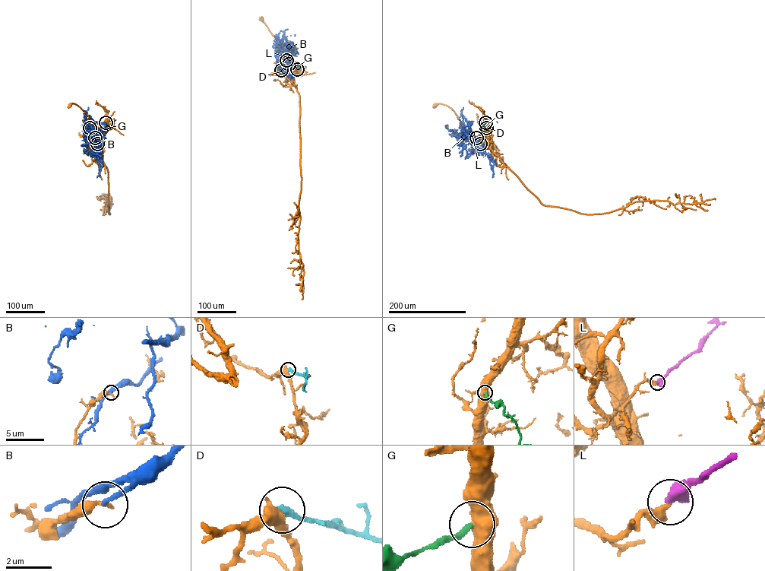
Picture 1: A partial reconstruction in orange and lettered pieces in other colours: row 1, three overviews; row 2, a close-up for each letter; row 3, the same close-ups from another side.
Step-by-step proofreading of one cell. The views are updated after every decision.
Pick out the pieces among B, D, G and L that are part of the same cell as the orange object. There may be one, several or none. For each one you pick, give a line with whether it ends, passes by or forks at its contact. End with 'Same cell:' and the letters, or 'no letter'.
L: It ends there
Same cell: L

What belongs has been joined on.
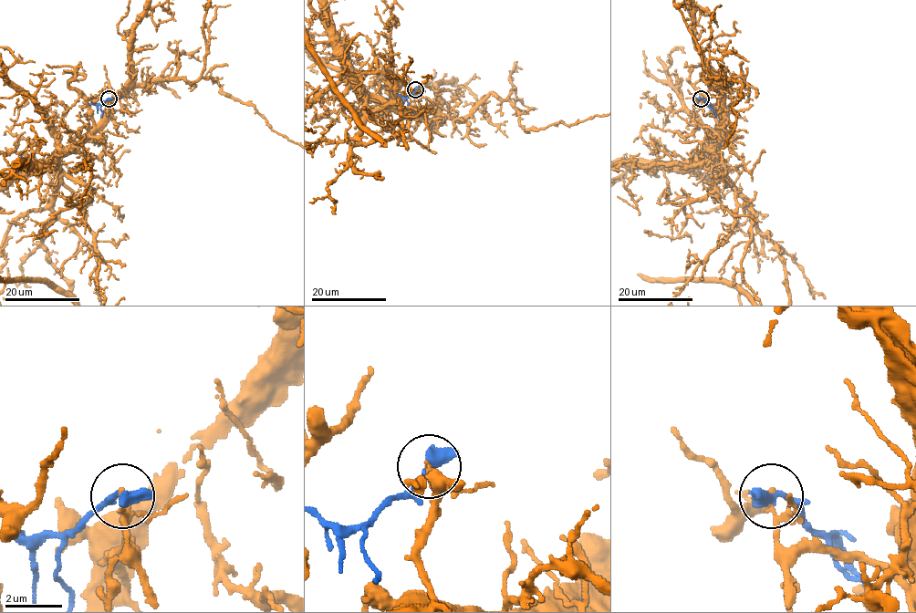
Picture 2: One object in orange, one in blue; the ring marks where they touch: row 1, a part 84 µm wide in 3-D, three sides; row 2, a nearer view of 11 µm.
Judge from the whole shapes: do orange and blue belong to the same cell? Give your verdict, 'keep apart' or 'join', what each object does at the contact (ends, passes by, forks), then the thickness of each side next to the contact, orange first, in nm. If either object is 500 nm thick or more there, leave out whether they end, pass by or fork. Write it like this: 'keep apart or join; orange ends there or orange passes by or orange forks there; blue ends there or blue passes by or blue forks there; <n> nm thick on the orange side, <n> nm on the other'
keep apart; 110 nm thick on the orange side, 500 nm on the other

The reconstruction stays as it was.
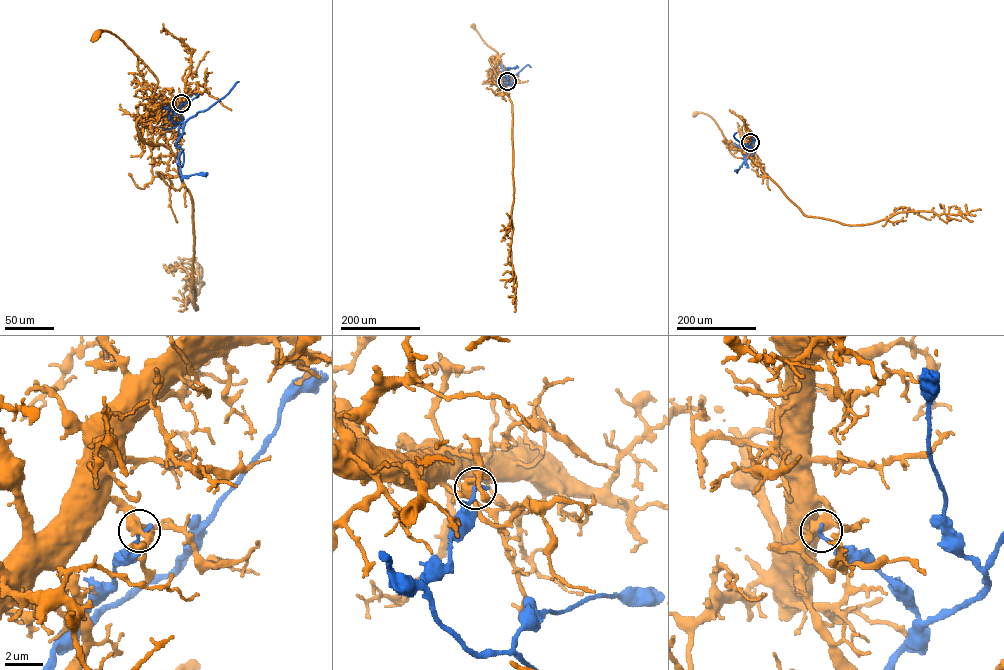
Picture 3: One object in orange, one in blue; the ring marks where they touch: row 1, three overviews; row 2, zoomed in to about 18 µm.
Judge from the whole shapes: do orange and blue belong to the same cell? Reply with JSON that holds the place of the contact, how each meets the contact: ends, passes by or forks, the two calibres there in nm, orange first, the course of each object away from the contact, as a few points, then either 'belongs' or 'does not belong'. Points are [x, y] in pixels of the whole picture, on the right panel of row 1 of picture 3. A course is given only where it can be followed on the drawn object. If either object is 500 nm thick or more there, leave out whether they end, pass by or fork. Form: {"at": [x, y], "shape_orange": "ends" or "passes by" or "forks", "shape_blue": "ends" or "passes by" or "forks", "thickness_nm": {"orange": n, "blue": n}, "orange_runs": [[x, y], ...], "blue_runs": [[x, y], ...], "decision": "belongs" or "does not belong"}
{"at": [750, 142], "shape_orange": "forks", "shape_blue": "ends", "thickness_nm": {"orange": 380, "blue": 240}, "orange_runs": [[750, 142], [748, 145], [732, 145], [711, 117], [700, 112], [694, 114]], "blue_runs": [[750, 142], [752, 149], [735, 170], [738, 170]], "decision": "does not belong"}

